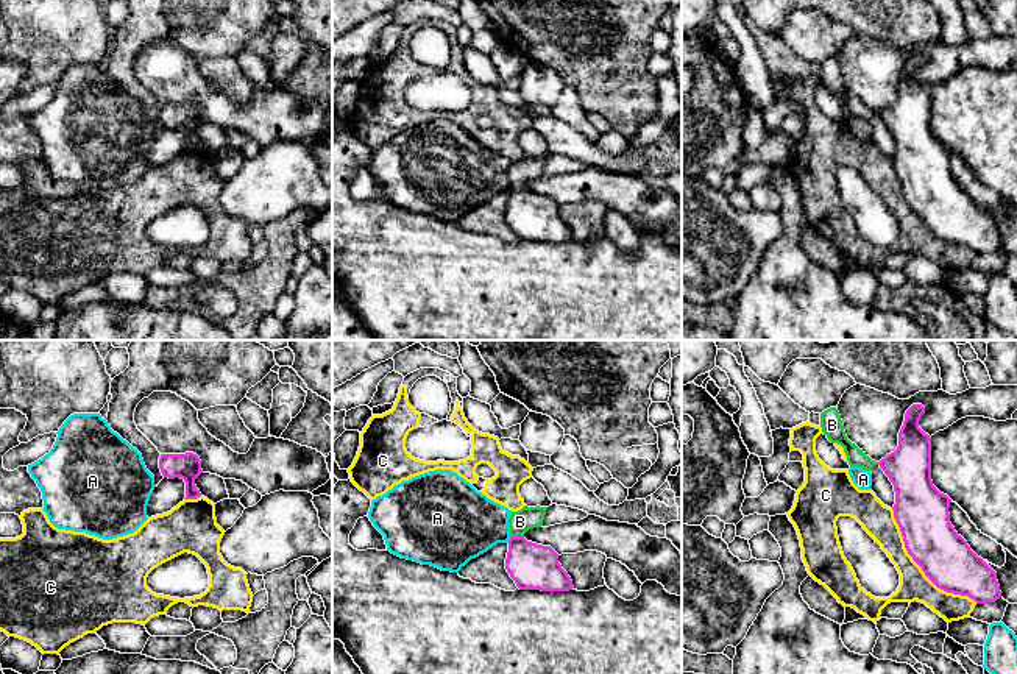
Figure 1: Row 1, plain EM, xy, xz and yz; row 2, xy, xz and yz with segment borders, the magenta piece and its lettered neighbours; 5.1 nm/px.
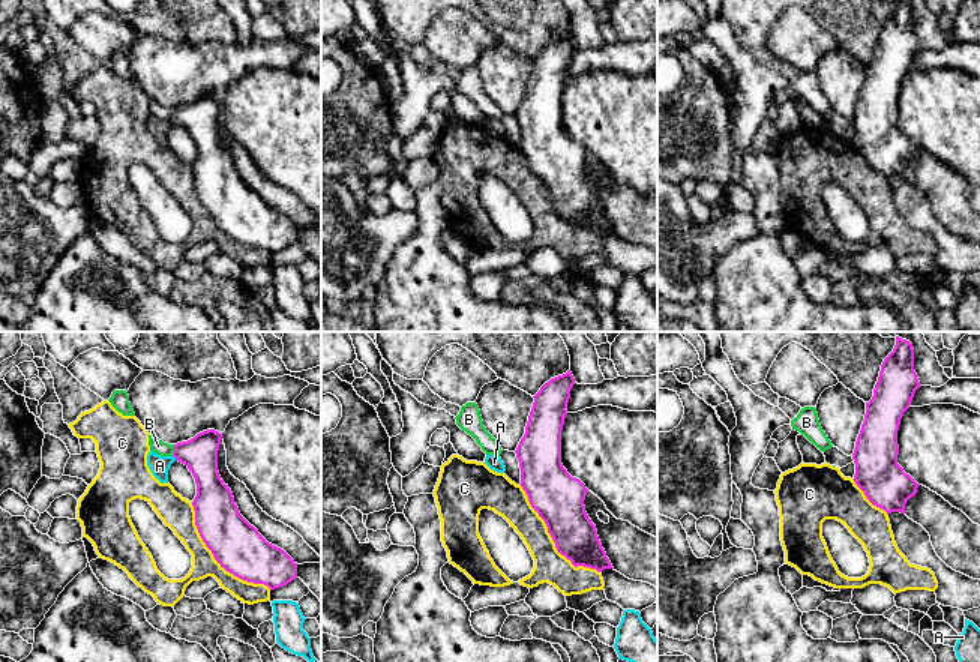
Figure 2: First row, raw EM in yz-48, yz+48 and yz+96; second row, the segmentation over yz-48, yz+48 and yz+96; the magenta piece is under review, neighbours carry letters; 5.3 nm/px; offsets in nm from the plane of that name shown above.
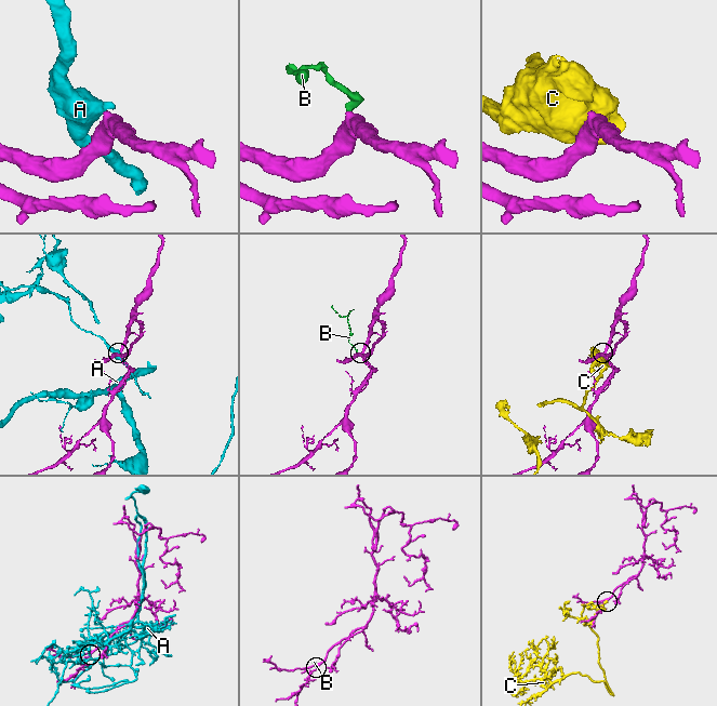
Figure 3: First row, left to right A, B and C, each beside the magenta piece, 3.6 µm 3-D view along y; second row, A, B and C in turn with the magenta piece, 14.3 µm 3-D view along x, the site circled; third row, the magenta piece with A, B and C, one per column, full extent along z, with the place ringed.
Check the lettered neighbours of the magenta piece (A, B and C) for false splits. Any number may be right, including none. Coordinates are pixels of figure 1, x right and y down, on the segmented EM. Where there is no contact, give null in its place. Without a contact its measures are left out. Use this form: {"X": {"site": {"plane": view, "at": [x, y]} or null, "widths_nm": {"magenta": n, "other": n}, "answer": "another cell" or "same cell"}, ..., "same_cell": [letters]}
{"A": {"site": {"plane": "xz", "at": [510, 539]}, "widths_nm": {"magenta": 240, "other": 360}, "answer": "another cell"}, "B": {"site": {"plane": "xz", "at": [518, 537]}, "widths_nm": {"magenta": 240, "other": 120}, "answer": "same cell"}, "C": {"site": {"plane": "yz", "at": [921, 567]}, "widths_nm": {"magenta": 280, "other": 160}, "answer": "another cell"}, "same_cell": ["B"]}

